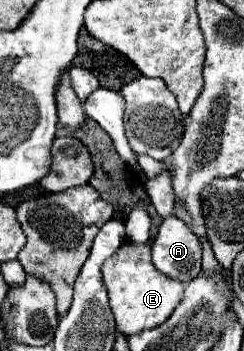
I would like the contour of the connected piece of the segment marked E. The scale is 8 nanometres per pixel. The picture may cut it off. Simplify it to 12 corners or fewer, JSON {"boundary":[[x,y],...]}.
{"boundary":[[129,239],[101,267],[117,331],[157,327],[183,283]]}

